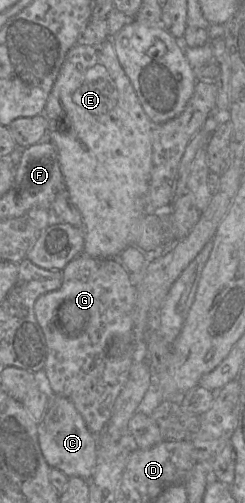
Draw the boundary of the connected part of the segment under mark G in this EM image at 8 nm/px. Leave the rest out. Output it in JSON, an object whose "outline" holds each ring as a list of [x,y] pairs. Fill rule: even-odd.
{"outline":[[[82,251],[62,269],[62,274],[62,285],[39,296],[34,304],[35,316],[47,345],[43,370],[53,394],[70,399],[88,429],[97,435],[111,417],[114,403],[128,379],[134,353],[142,342],[137,340],[133,331],[132,311],[136,289],[131,274],[118,258],[95,258]]]}

